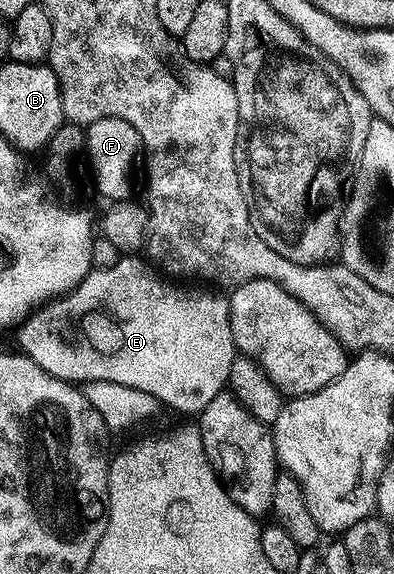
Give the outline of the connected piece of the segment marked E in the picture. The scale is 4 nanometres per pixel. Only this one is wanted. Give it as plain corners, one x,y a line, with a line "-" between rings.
135,255
120,256
119,262
108,269
92,268
87,278
75,289
70,289
61,297
56,297
42,305
18,326
19,345
18,348
24,357
27,357
45,370
49,375
61,381
70,383
88,383
90,381
104,381
105,383
119,383
121,387
133,387
137,391
145,391
153,395
160,403
160,406
171,409
180,409
183,413
202,414
203,408
213,399
213,395
224,392
227,389
229,379
229,367
237,355
233,331
231,330
231,303
226,296
214,297
203,289
182,289
182,284
172,283
164,279
146,260
138,261
140,258

